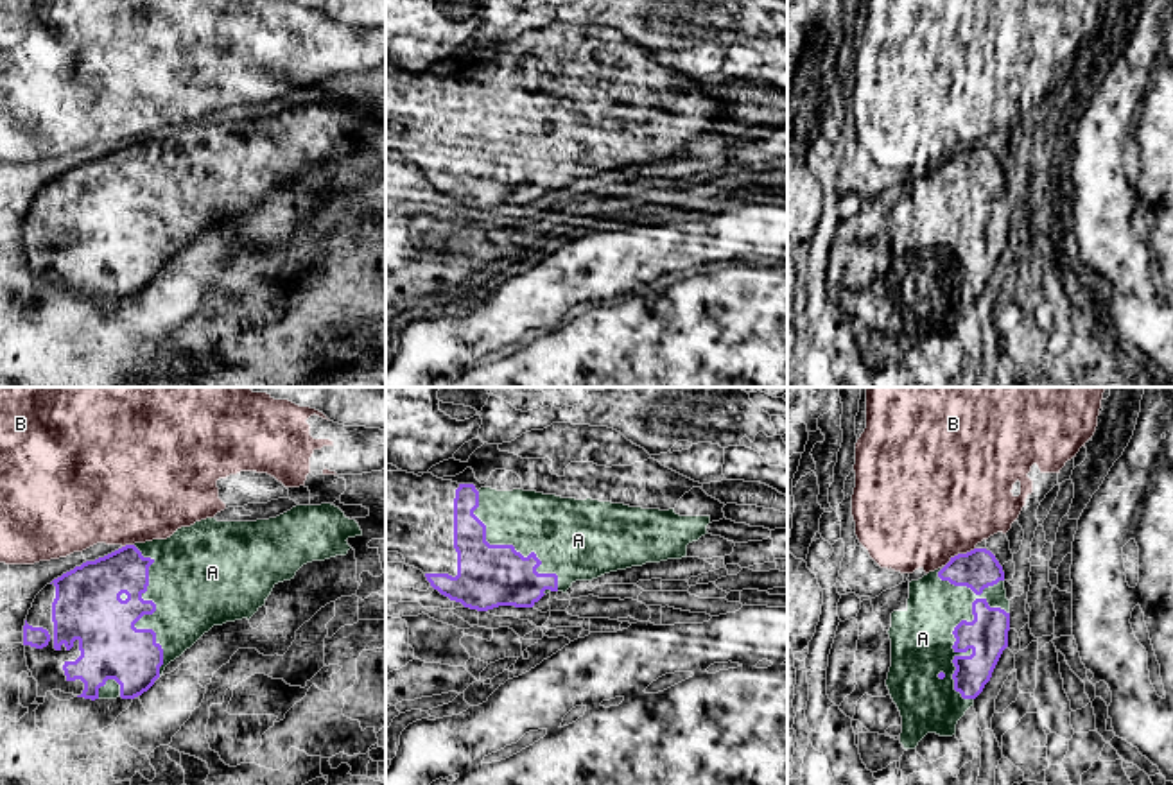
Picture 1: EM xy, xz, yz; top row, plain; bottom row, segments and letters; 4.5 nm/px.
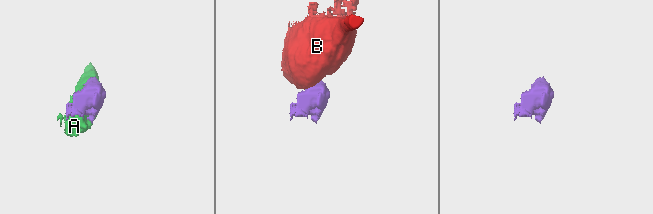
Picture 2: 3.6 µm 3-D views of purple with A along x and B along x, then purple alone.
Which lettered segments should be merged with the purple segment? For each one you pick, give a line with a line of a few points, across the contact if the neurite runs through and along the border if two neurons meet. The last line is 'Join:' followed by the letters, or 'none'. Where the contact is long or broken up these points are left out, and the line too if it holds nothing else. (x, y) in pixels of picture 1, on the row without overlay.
Join: A

